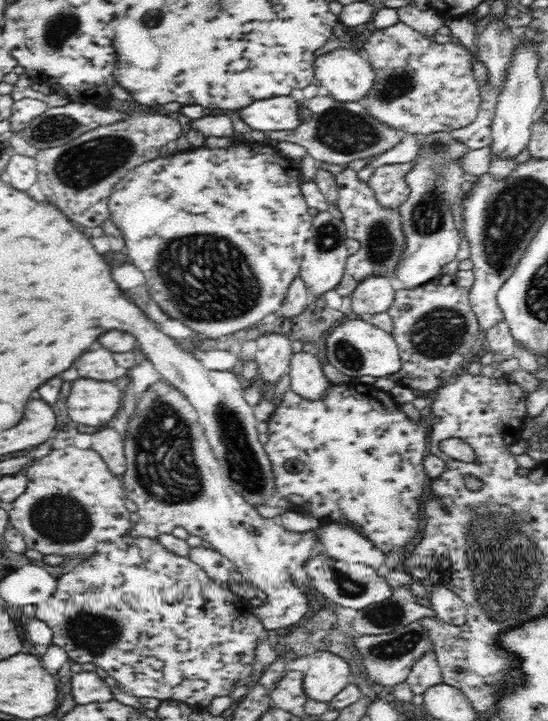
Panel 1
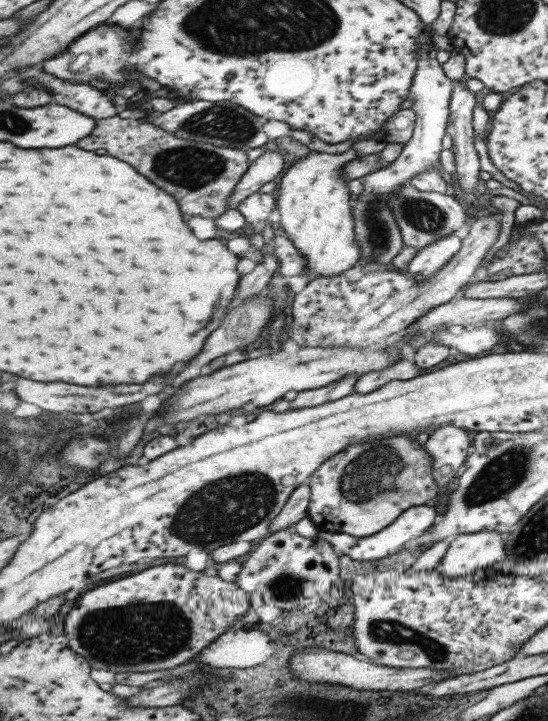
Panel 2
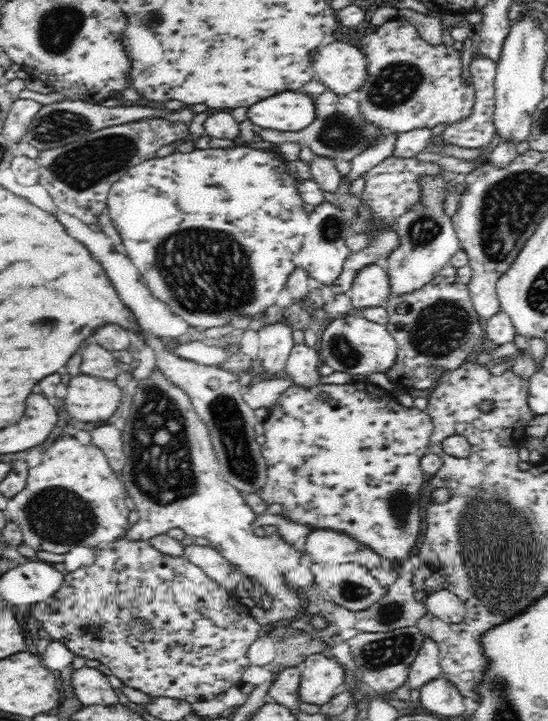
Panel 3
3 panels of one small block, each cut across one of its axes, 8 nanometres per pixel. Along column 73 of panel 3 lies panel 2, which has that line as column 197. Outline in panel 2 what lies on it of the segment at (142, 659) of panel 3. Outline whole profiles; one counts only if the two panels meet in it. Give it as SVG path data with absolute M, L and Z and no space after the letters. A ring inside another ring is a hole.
M170 563L157 564L133 576L109 581L85 591L63 620L70 650L85 658L90 668L115 672L149 672L171 668L197 655L249 609L249 593L223 581L210 570L195 571Z

